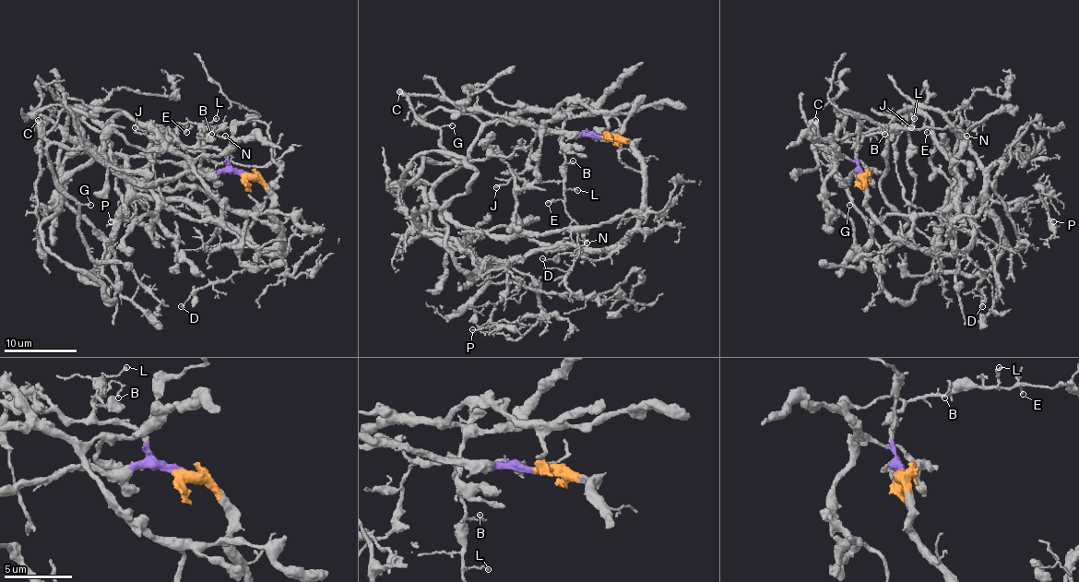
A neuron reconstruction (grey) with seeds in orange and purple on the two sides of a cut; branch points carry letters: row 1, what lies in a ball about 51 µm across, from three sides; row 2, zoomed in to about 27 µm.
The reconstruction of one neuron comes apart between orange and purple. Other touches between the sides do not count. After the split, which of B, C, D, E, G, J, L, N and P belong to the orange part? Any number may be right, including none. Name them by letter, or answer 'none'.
D, P

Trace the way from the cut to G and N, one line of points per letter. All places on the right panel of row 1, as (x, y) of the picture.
G: (861, 174), (856, 172), (841, 183), (835, 177), (834, 165), (819, 145), (821, 154), (850, 197), (848, 205)
N: (861, 174), (858, 167), (858, 145), (865, 137), (880, 132), (947, 126), (962, 132), (966, 137), (967, 136)

